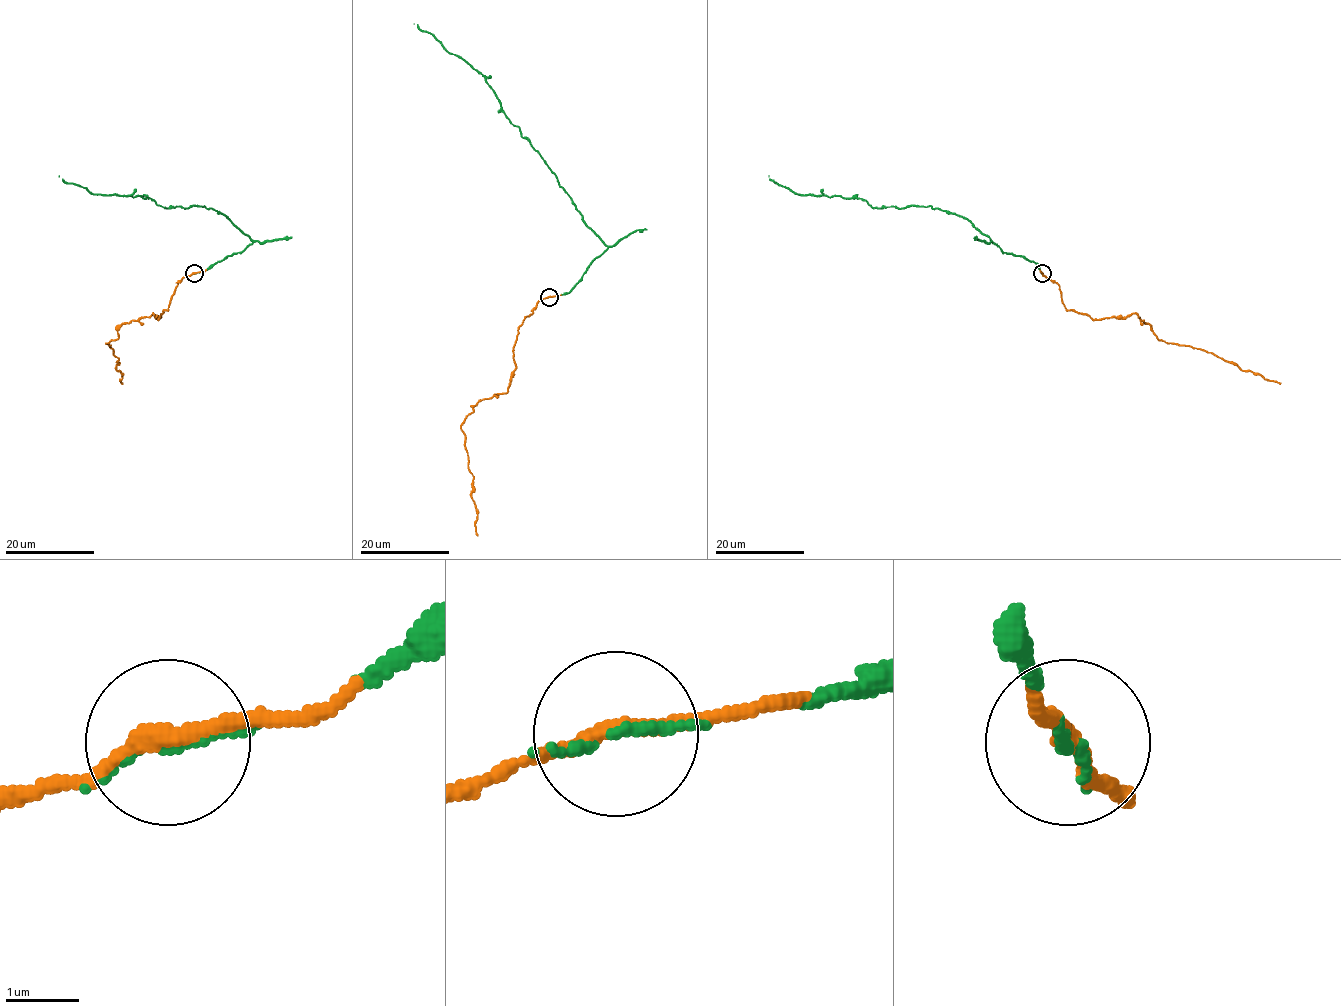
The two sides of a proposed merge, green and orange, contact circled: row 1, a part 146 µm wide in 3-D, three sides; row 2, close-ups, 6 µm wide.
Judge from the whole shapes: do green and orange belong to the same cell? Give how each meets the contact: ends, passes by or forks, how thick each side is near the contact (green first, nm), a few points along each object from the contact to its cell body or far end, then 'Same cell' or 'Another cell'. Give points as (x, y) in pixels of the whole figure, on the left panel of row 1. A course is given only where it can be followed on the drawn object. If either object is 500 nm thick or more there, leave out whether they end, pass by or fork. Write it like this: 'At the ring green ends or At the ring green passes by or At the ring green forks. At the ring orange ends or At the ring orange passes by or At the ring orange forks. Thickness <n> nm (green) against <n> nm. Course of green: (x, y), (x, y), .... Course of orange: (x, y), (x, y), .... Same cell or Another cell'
At the ring green ends. At the ring orange passes by. Thickness 110 nm (green) against 220 nm. Course of green: (194, 273), (242, 252), (252, 241), (222, 213), (204, 206), (167, 208), (151, 198), (91, 194), (59, 175). Course of orange: (194, 273), (176, 286), (158, 319), (153, 313), (123, 323), (118, 337), (106, 343), (118, 358), (122, 384). Same cell

